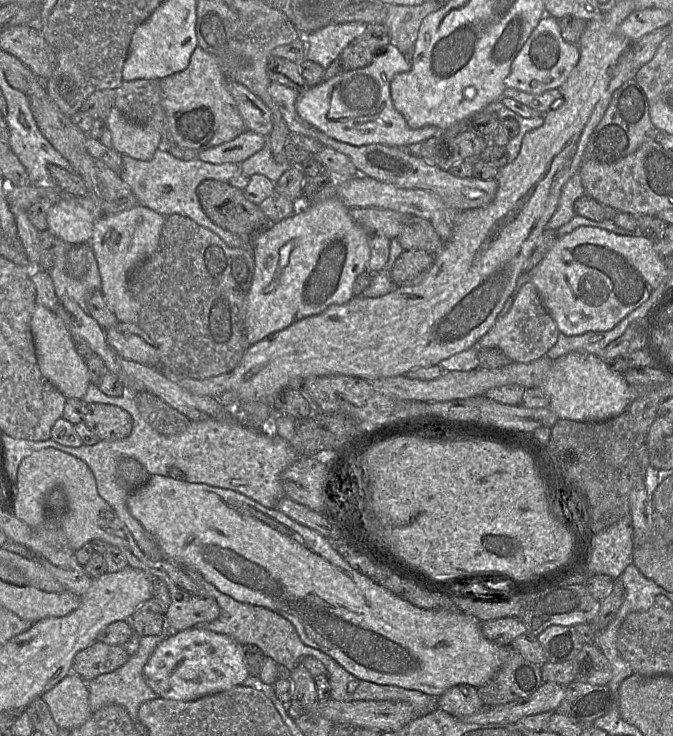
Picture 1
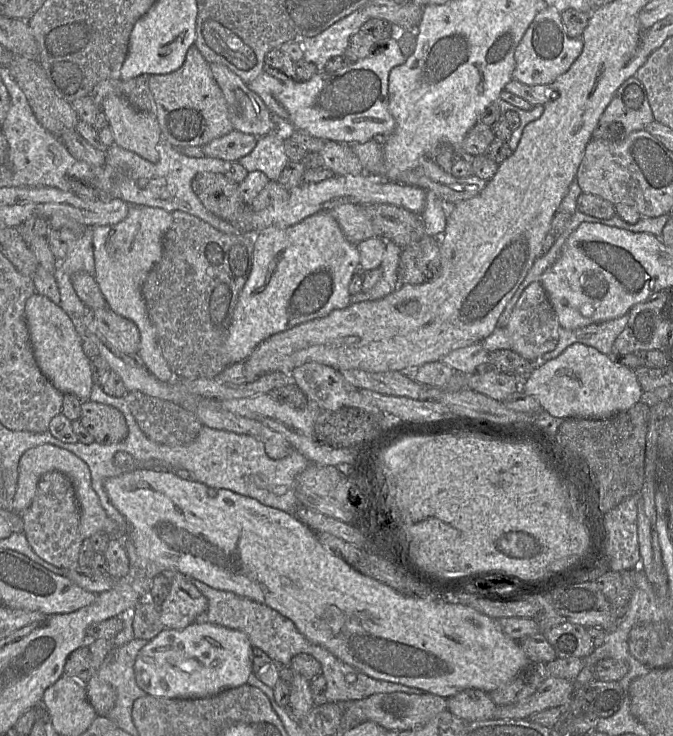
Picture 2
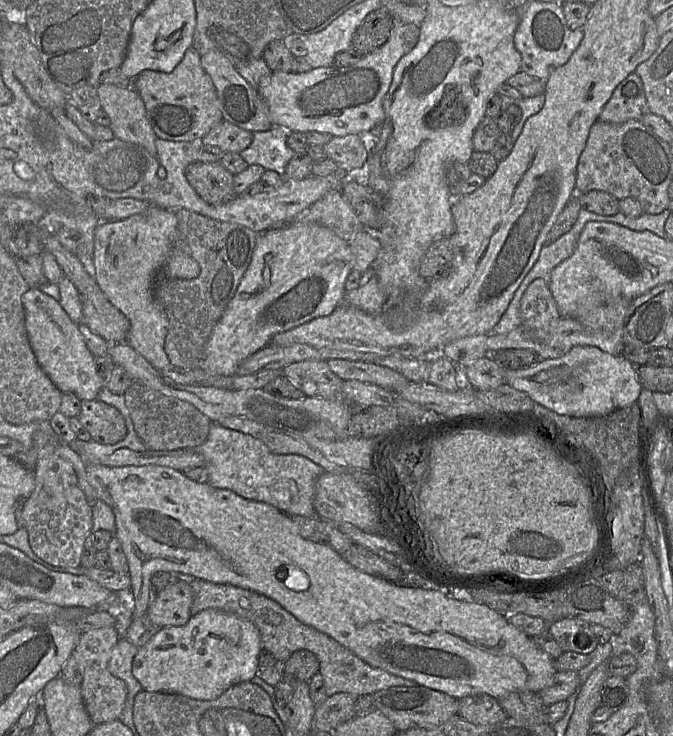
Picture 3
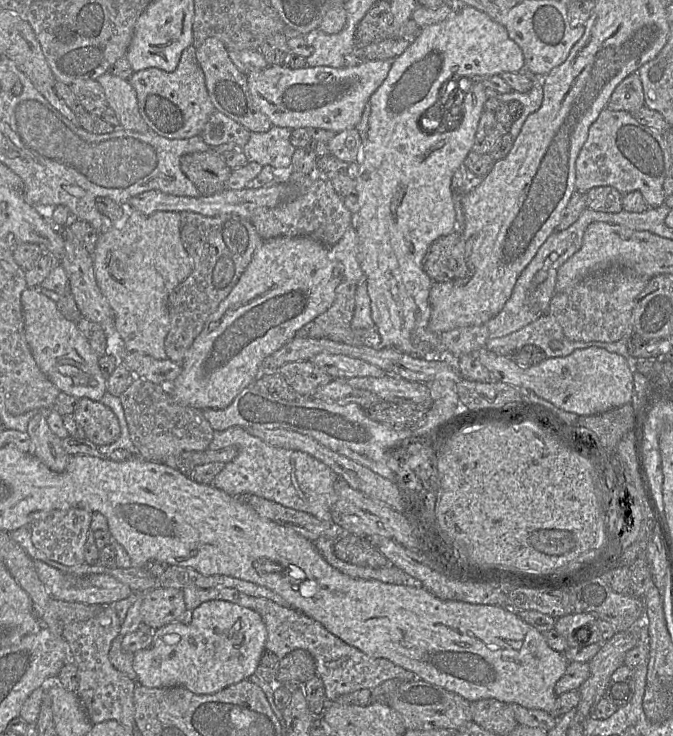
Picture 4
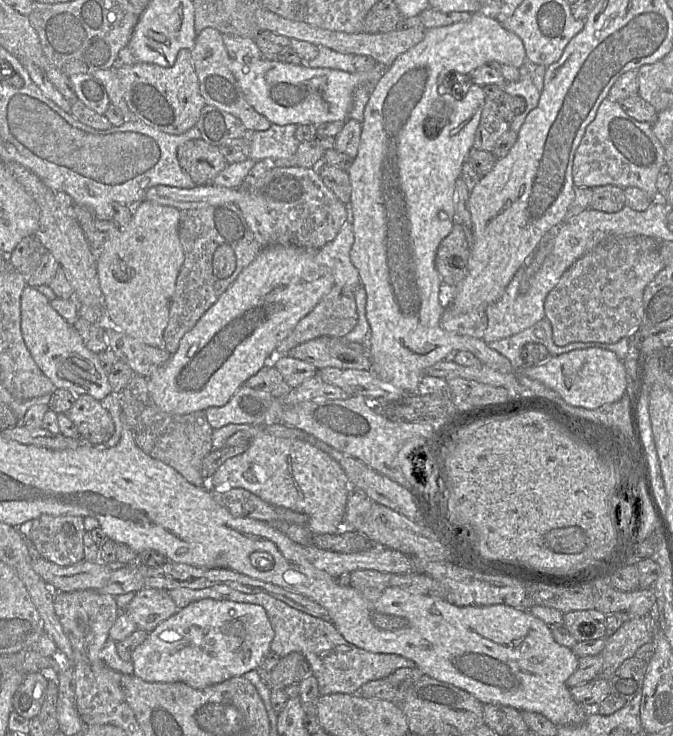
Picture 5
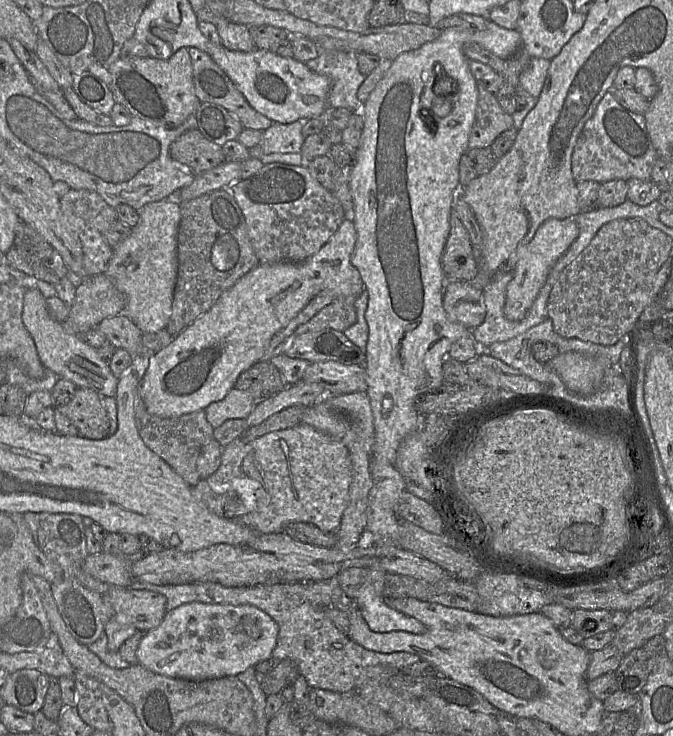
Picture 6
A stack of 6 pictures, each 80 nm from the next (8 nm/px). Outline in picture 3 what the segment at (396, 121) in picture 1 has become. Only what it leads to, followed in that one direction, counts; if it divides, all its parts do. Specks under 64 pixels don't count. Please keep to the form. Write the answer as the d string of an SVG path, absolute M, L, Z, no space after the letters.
M393 19L390 36L385 44L352 65L319 67L304 73L272 72L268 84L257 91L267 106L273 126L279 126L288 132L315 131L331 134L335 137L359 134L378 128L385 120L383 99L389 90L393 69L401 57L405 55L403 35L404 24Z

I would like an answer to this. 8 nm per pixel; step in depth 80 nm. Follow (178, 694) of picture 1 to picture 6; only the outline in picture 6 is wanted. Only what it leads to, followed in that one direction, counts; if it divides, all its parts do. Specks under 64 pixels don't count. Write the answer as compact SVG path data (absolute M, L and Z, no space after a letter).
M191 602L167 611L159 626L144 634L136 656L138 664L167 677L192 681L236 677L272 657L278 631L279 627L273 618L254 605Z

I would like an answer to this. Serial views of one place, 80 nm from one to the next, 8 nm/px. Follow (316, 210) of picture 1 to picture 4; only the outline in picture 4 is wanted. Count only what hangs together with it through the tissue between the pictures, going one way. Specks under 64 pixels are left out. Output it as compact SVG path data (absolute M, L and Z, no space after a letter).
M304 236L297 237L276 237L269 240L263 240L256 249L251 262L242 273L235 286L228 296L219 304L217 309L208 317L200 334L195 338L193 344L188 349L185 359L181 364L180 375L169 385L166 390L169 395L179 404L196 409L222 409L232 403L234 398L247 386L253 384L255 380L263 373L262 362L266 357L277 351L288 341L299 335L299 330L307 323L314 320L318 315L325 312L335 299L336 287L344 280L343 266L329 254L329 247Z

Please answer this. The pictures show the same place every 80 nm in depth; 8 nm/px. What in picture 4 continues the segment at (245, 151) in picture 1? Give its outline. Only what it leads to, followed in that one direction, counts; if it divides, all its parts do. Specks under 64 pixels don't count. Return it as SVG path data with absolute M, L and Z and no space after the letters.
M215 110L200 135L210 147L233 143L238 148L243 148L249 141L250 134L243 125Z

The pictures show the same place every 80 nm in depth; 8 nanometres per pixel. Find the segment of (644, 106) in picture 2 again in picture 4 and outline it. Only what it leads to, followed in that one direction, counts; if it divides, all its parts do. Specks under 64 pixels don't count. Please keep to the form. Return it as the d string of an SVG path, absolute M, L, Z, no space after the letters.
M631 73L612 92L606 108L631 113L644 106L643 88L638 74Z

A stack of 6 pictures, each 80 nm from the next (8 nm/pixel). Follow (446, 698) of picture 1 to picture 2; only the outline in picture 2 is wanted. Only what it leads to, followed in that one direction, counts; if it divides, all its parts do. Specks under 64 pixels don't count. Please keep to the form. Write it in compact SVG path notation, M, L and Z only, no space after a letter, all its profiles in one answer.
M465 689L447 699L447 710L464 720L492 720L496 709L489 694L477 689Z

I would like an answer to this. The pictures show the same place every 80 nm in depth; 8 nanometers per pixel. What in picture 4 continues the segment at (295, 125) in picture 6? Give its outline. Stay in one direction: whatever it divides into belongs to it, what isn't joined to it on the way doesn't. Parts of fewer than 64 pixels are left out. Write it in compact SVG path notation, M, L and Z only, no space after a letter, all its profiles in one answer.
M273 126L265 133L251 133L247 144L242 148L248 162L256 162L261 166L271 166L281 175L290 170L292 156L297 148L290 142L290 135L293 129Z

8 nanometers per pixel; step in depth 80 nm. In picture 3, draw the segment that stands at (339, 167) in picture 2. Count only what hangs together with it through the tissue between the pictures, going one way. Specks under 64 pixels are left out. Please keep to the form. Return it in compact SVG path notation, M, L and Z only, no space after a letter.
M359 134L335 137L324 146L327 157L355 177L368 159L368 151Z

